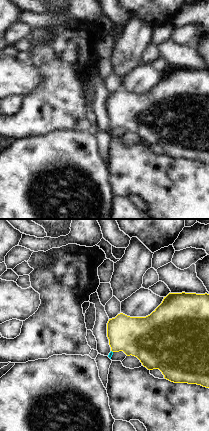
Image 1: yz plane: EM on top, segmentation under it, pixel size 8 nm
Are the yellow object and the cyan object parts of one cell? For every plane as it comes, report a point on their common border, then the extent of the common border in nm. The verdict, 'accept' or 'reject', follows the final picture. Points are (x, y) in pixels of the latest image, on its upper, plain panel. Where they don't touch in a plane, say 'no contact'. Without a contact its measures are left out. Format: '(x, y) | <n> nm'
no contact

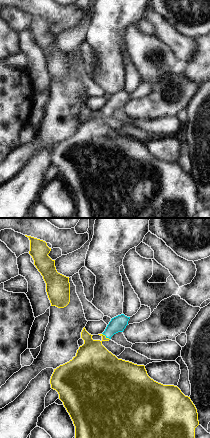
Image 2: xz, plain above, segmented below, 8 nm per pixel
(105, 112) | 80 nm

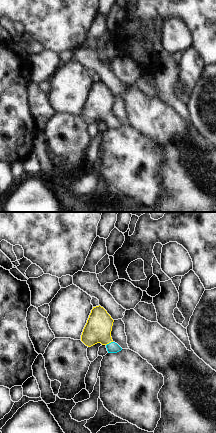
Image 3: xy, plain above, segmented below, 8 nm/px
(109, 118) | 70 nm

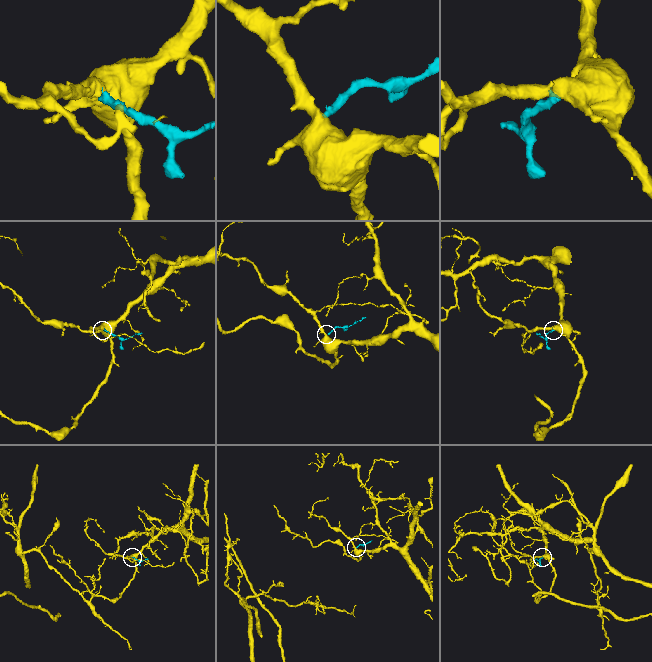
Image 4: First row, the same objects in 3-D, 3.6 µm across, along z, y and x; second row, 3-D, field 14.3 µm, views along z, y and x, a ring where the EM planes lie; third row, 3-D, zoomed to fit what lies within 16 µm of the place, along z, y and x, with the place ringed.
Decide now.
accept

